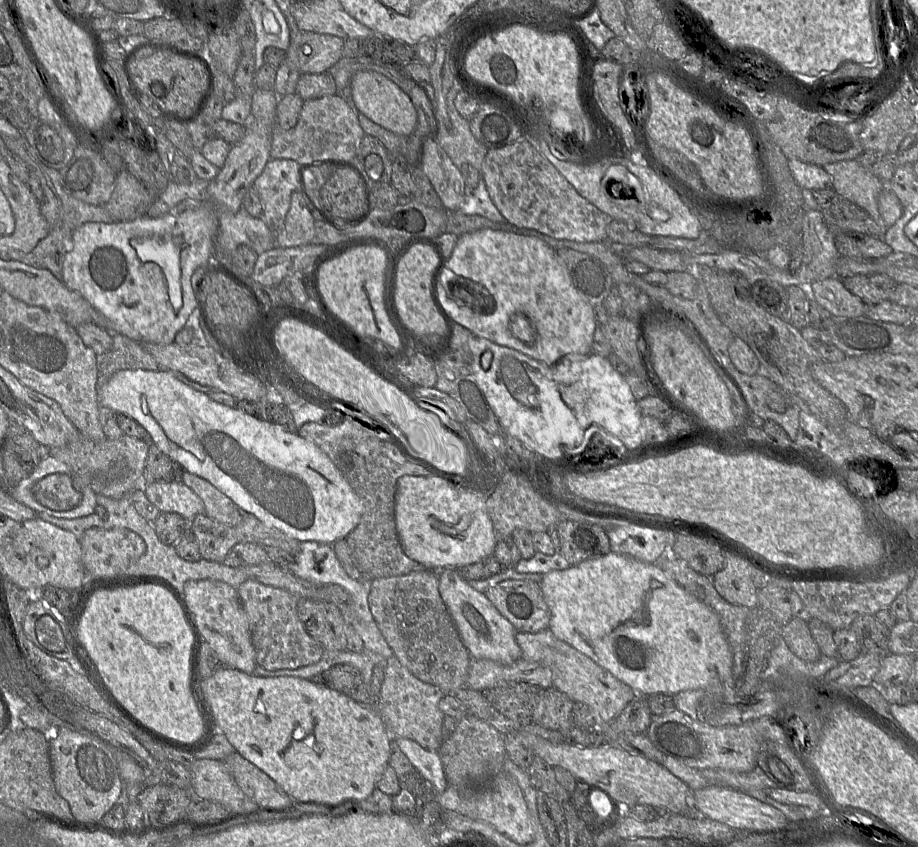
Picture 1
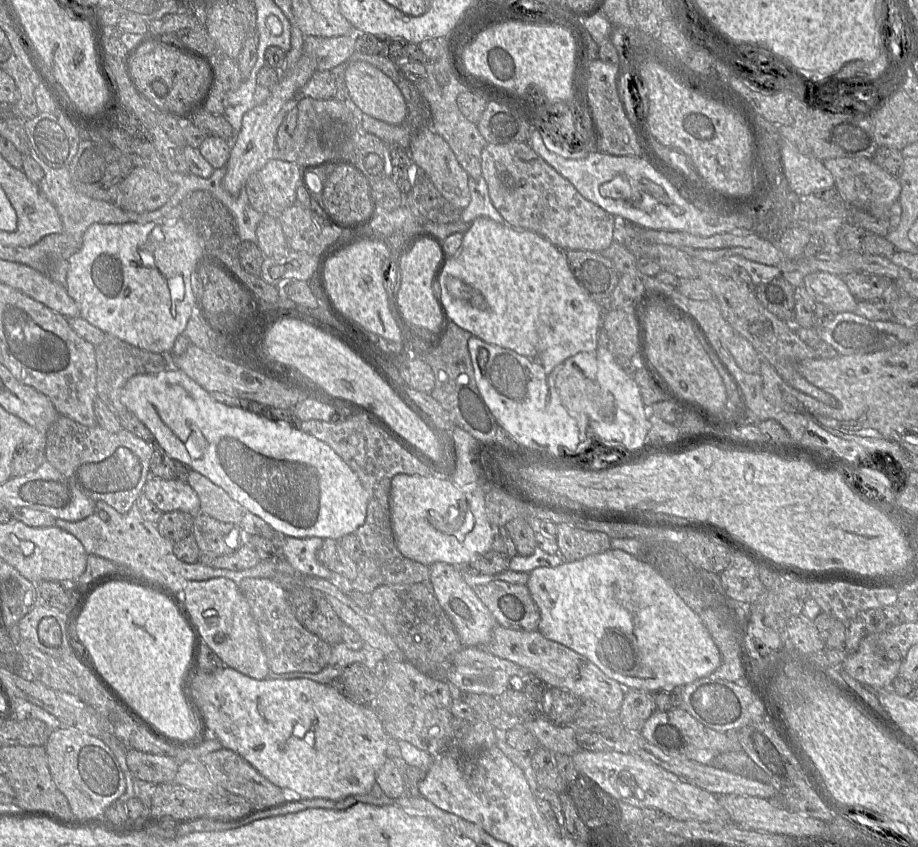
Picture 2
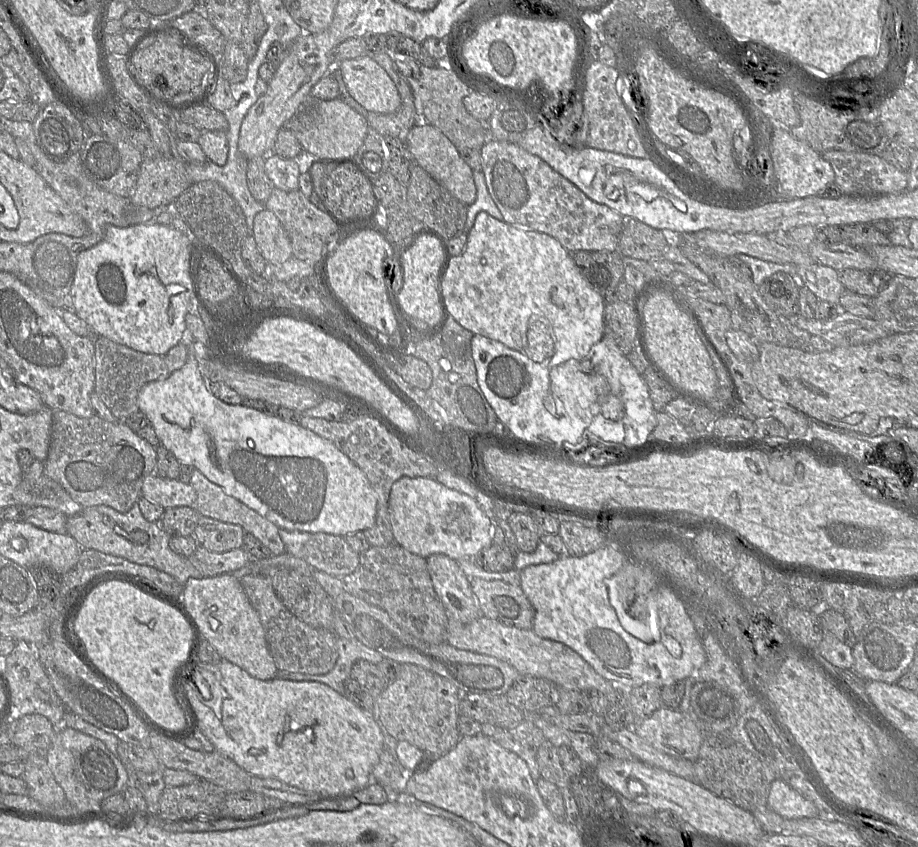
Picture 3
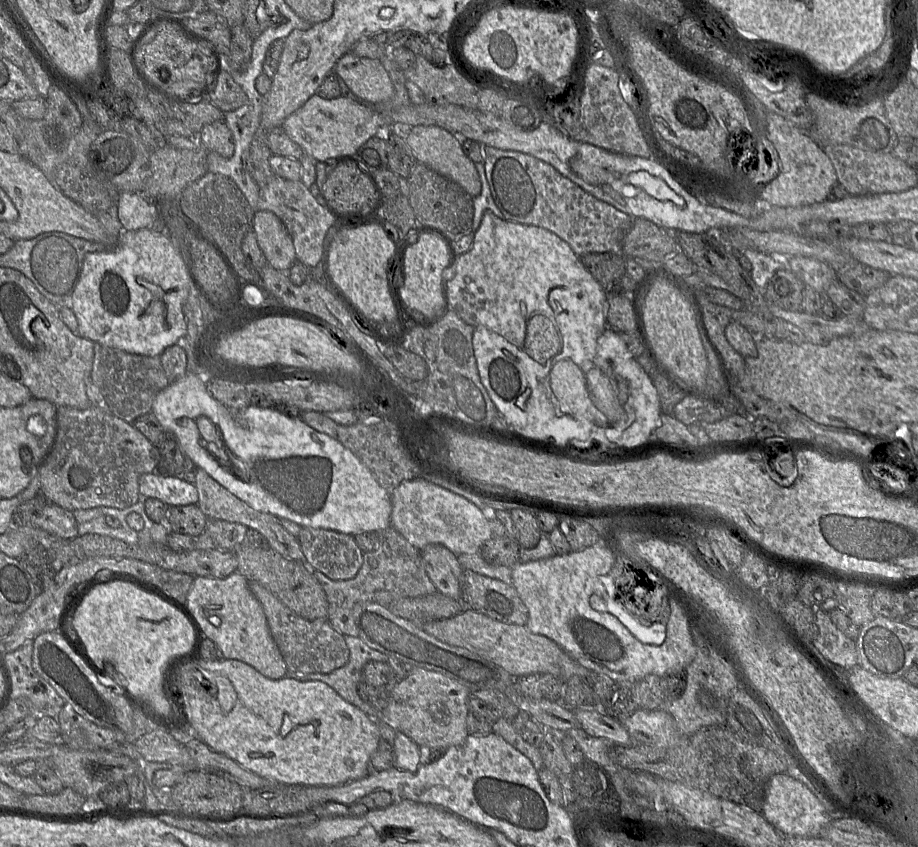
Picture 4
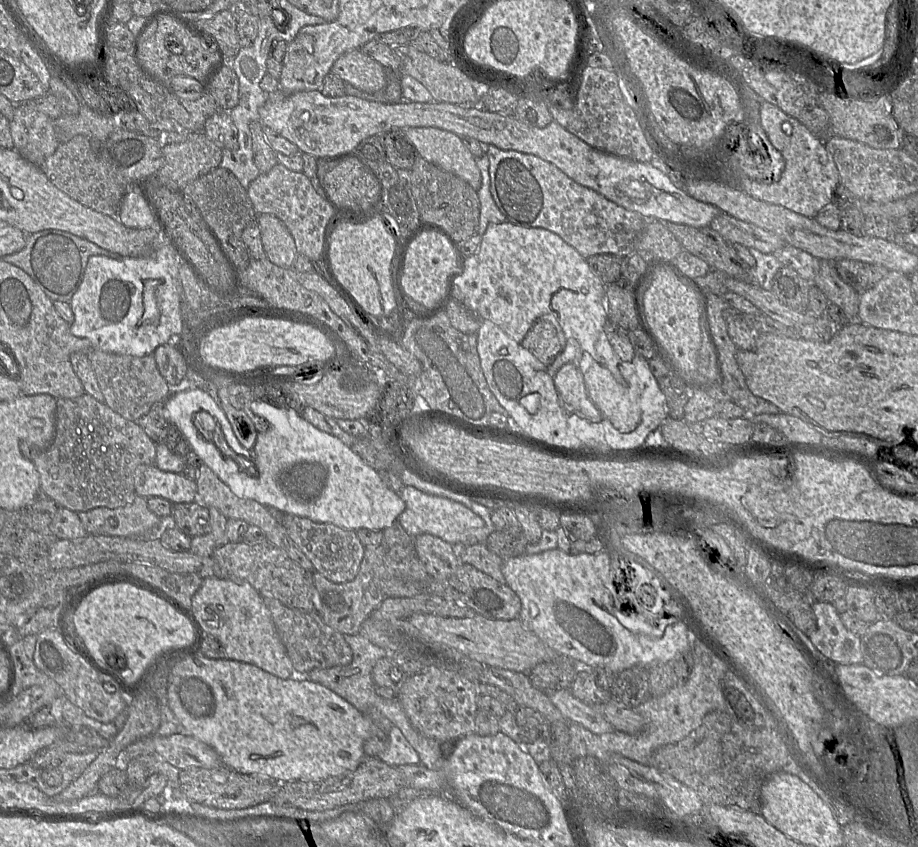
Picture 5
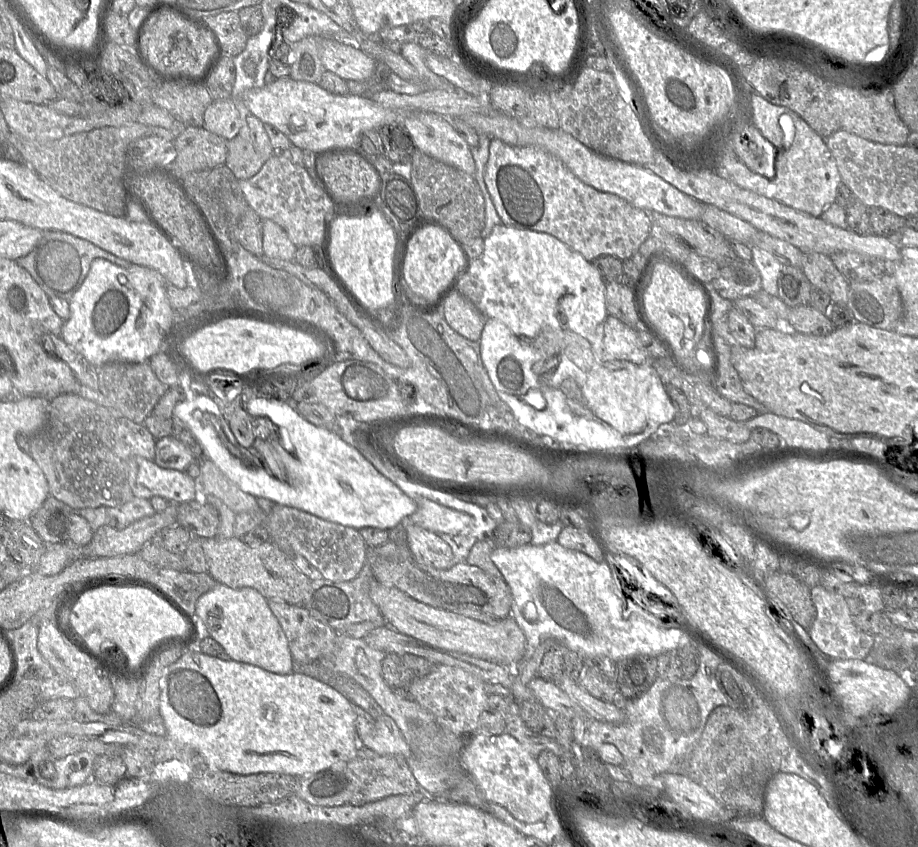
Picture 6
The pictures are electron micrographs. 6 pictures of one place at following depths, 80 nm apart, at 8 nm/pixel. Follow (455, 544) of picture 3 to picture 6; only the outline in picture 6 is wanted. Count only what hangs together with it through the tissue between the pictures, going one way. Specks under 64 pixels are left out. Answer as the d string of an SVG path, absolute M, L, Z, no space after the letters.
M426 498L415 501L417 510L408 521L431 532L457 535L472 523L472 517L465 512L442 506Z

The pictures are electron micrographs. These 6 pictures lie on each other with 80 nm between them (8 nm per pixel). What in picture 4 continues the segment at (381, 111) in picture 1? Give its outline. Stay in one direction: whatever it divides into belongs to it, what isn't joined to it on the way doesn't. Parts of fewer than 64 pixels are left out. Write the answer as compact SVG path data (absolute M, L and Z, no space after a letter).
M347 52L336 62L334 73L364 101L361 103L377 104L394 96L394 84L379 59Z

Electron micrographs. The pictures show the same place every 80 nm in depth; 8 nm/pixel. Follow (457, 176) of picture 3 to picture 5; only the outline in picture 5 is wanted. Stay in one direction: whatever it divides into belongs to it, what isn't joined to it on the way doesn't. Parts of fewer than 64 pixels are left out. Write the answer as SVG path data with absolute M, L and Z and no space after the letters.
M409 127L405 134L417 155L468 182L476 191L481 187L481 174L475 156L460 136L436 127Z

